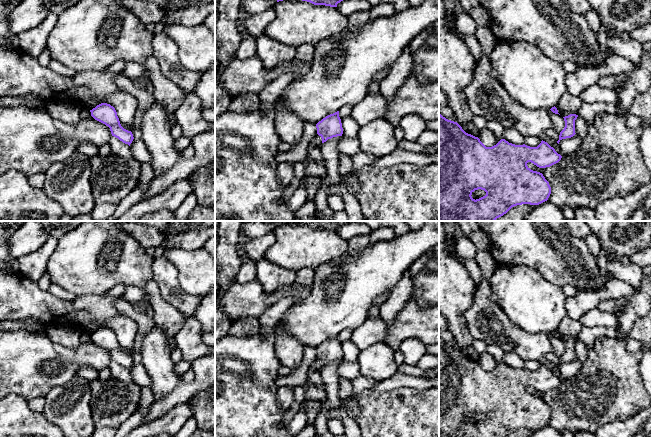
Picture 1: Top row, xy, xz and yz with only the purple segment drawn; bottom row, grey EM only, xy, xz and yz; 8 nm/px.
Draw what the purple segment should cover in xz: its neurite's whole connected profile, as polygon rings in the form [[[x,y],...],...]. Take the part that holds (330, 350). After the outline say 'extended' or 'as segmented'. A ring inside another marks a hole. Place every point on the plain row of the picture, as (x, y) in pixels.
[[[339,335],[330,338],[316,348],[317,358],[322,362],[322,367],[333,361],[342,360],[343,352]]]; as segmented

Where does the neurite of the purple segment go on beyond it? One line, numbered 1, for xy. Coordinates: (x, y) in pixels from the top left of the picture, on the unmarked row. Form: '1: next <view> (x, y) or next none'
1: next none

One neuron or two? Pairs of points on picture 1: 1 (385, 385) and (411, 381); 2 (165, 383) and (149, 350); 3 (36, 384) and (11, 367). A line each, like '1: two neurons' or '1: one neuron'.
1: one neuron
2: one neuron
3: one neuron

